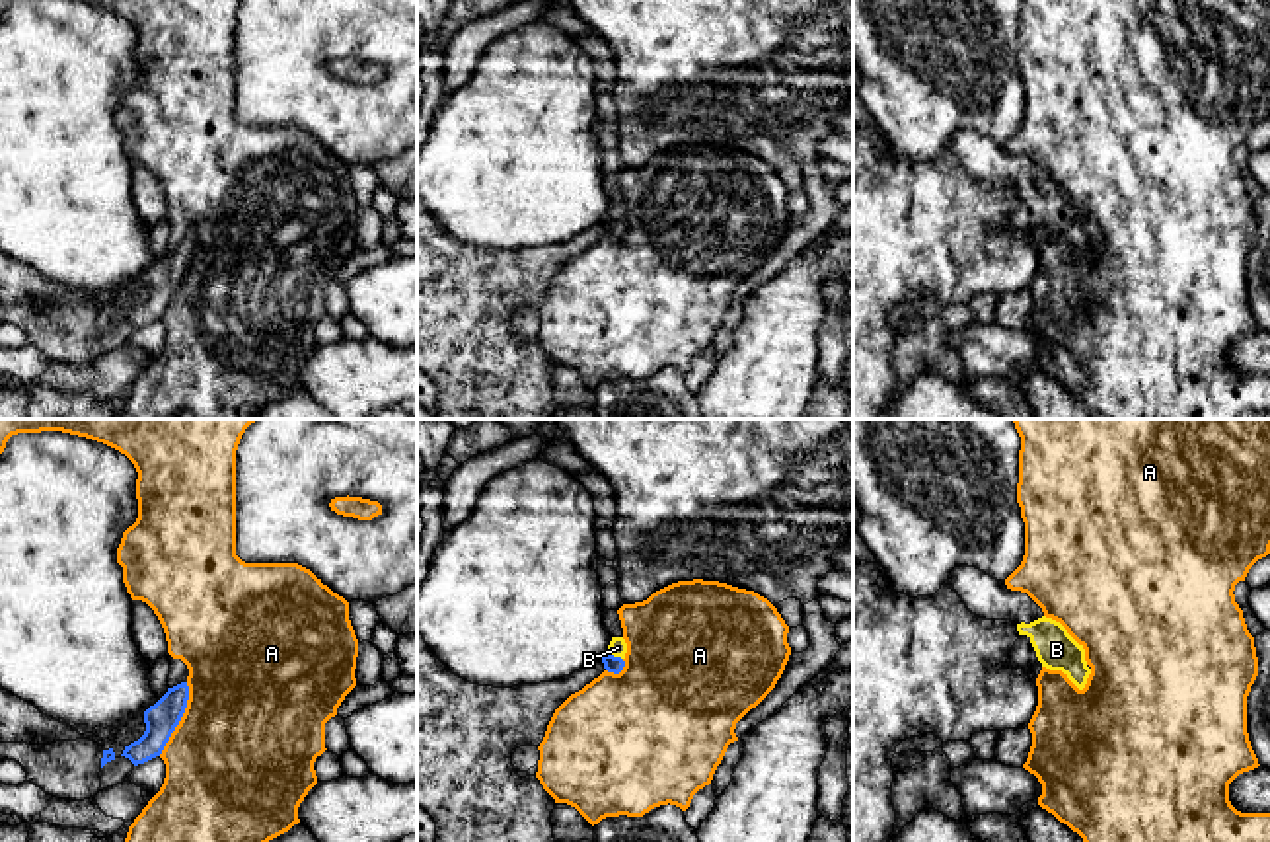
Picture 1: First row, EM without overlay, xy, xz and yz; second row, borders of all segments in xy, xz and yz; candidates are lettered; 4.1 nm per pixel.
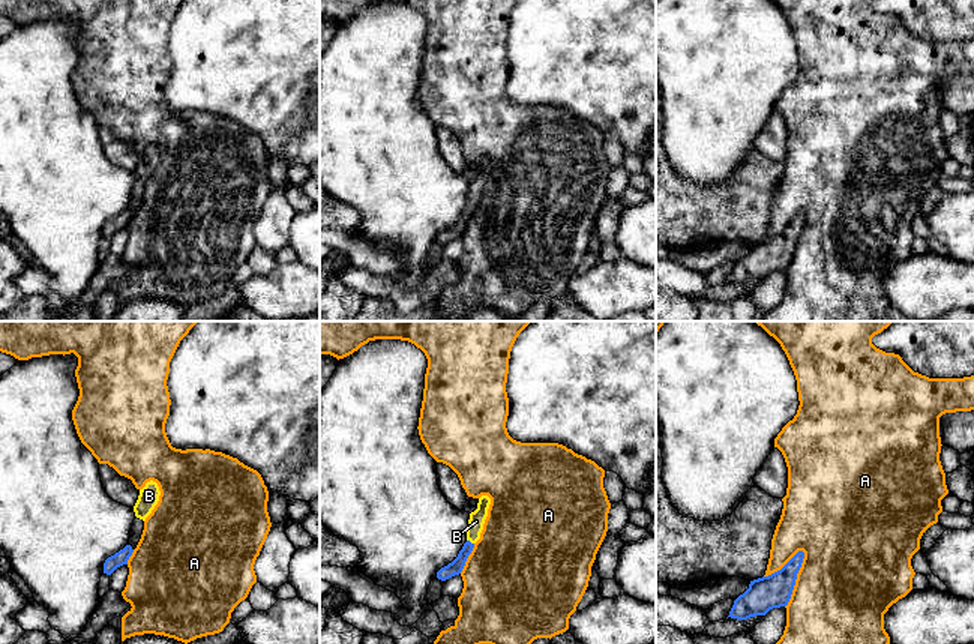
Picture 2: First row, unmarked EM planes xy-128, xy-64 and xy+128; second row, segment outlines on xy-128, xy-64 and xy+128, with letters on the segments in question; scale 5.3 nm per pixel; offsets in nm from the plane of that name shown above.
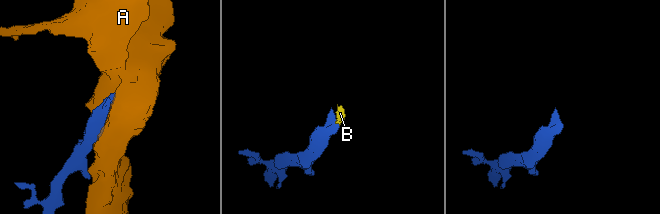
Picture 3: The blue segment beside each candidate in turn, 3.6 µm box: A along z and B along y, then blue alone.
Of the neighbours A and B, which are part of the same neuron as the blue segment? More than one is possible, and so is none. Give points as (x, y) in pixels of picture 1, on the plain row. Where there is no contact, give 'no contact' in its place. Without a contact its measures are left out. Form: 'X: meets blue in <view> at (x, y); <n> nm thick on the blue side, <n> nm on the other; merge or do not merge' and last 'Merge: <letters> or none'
A: meets blue in xy at (180, 283); 140 nm thick on the blue side, 500 nm on the other; do not merge
B: meets blue in xz at (612, 219); 70 nm thick on the blue side, 80 nm on the other; merge
Merge: B

